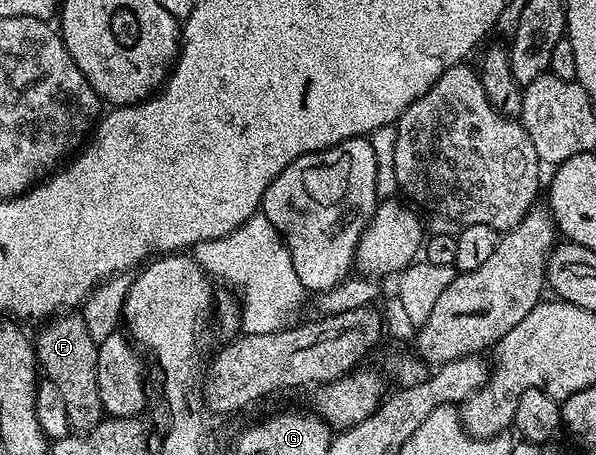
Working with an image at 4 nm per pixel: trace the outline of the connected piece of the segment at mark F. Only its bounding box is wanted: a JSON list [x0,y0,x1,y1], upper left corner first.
[34,313,105,433]

